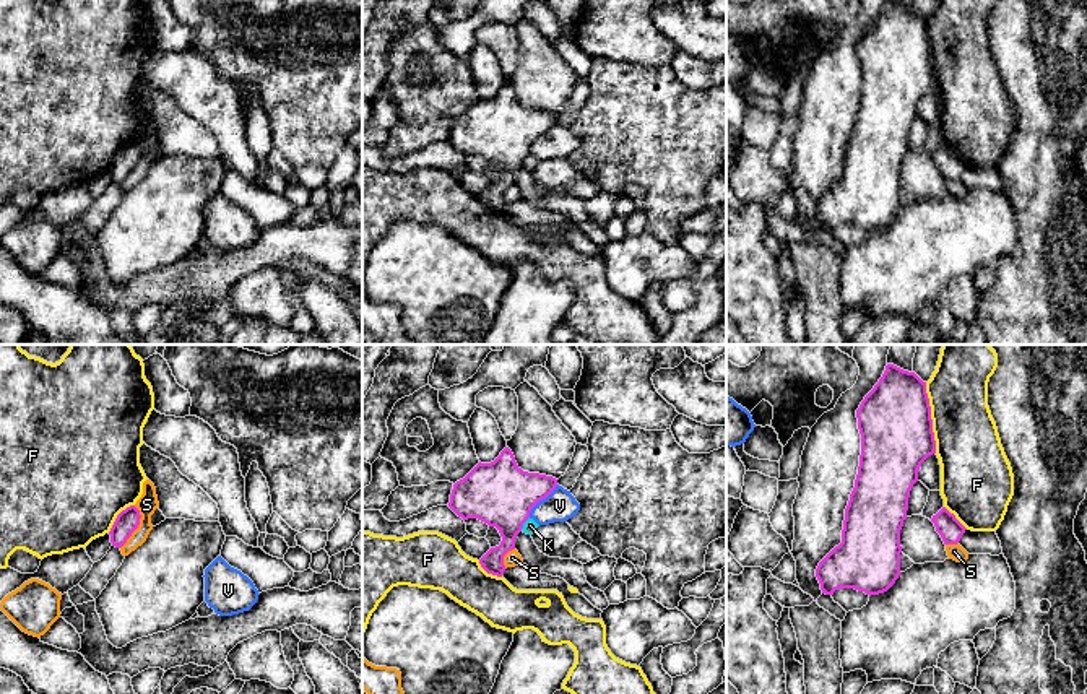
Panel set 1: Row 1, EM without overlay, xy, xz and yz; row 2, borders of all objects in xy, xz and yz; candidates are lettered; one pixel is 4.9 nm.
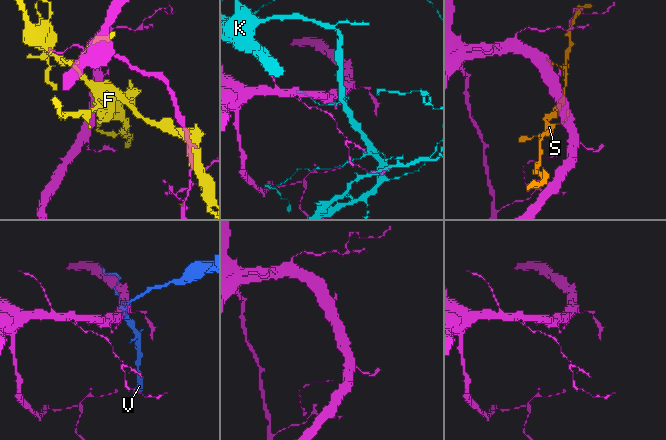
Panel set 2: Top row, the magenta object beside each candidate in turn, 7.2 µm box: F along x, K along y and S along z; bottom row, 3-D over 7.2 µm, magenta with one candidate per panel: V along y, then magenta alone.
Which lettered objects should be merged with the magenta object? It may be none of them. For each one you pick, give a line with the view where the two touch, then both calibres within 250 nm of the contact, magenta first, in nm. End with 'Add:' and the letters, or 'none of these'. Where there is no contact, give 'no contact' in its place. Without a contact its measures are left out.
Add: none of these

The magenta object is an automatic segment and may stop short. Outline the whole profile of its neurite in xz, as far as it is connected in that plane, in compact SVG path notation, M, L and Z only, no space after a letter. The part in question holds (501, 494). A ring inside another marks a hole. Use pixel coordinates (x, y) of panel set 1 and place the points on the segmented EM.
M509 447L491 463L478 463L453 484L448 507L463 520L478 518L496 527L502 536L481 559L481 567L502 577L504 556L515 549L515 538L531 509L557 486L552 476L523 471Z

